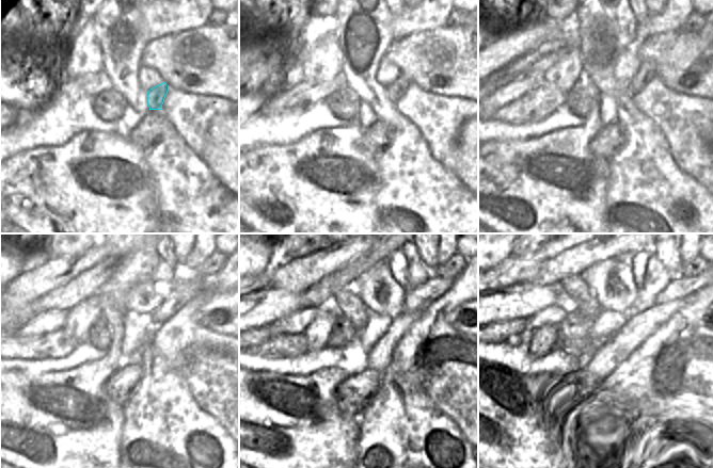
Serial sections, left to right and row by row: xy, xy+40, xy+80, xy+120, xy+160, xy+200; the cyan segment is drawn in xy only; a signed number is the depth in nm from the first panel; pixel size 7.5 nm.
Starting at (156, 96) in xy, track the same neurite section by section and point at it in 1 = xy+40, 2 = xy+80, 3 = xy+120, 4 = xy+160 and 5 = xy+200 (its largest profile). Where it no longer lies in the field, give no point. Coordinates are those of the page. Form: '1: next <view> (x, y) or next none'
1: next xy+40 (399, 87)
2: next xy+80 (646, 73)
3: next xy+120 (185, 291)
4: next xy+160 (421, 297)
5: next xy+200 (679, 287)

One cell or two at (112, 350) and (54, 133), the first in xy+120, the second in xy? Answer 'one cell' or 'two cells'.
two cells

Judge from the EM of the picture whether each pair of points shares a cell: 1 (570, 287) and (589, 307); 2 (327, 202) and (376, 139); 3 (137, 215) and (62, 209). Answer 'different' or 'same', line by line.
1: same
2: different
3: same

